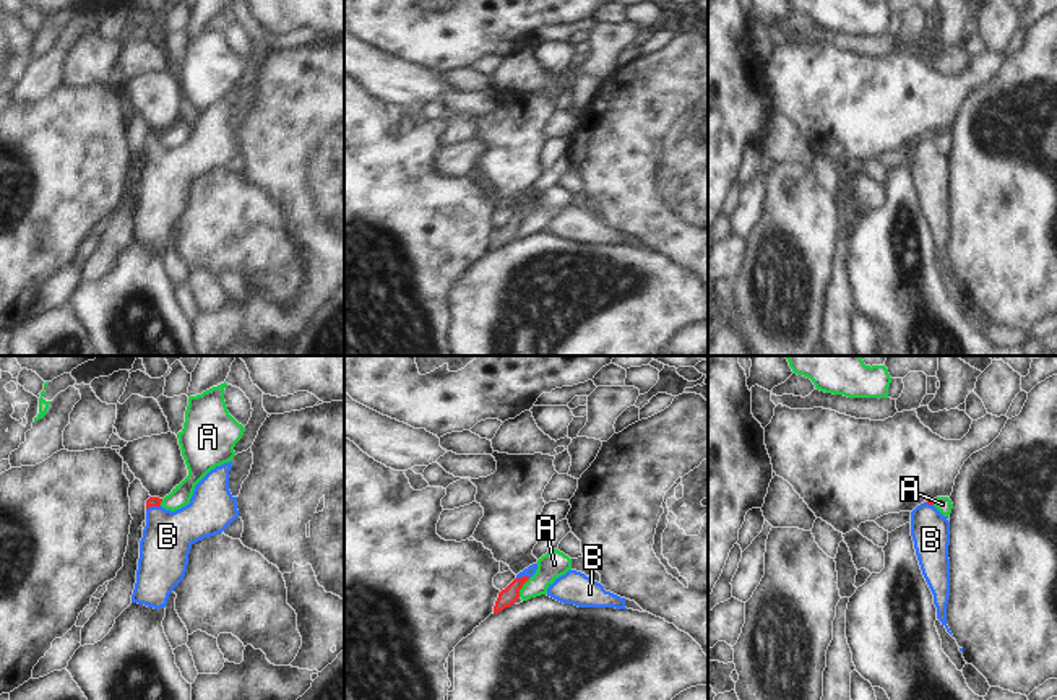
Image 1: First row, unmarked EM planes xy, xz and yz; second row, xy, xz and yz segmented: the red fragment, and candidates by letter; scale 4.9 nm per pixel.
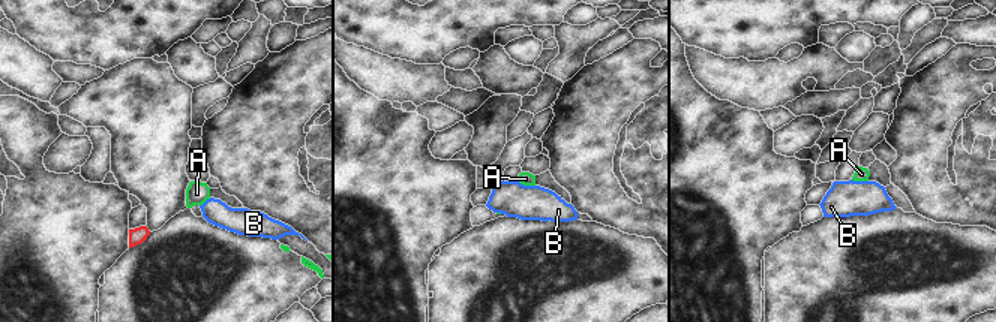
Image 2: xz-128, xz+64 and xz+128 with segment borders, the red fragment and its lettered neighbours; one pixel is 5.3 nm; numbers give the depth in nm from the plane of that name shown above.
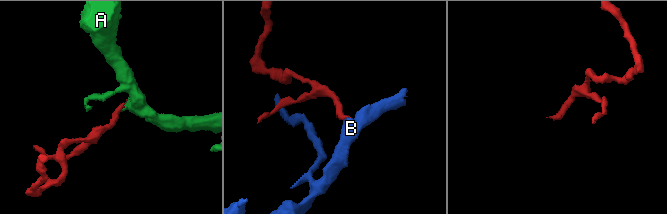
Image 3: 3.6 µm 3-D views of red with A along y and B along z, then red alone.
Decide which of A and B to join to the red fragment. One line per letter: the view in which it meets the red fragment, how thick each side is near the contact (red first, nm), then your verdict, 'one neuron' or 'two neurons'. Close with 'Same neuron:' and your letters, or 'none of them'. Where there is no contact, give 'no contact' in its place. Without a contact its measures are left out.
A: xz | 90/140 nm | two neurons
B: xz | 90/50 nm | one neuron
Same neuron: B

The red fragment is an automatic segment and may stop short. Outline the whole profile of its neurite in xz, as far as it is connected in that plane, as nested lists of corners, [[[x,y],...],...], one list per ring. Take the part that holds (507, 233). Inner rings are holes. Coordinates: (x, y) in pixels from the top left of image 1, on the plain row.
[[[537,200],[529,201],[528,205],[520,208],[516,214],[505,226],[498,229],[498,234],[494,242],[494,250],[498,250],[505,244],[510,244],[511,240],[516,239],[516,235],[520,234],[520,226],[536,210],[536,206]]]

